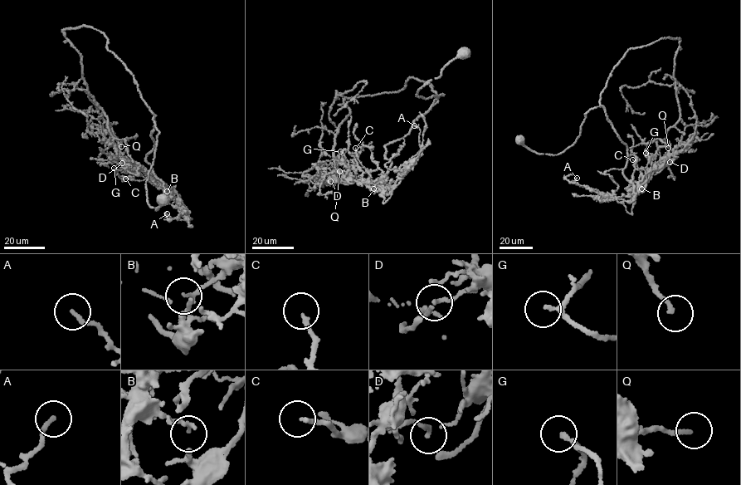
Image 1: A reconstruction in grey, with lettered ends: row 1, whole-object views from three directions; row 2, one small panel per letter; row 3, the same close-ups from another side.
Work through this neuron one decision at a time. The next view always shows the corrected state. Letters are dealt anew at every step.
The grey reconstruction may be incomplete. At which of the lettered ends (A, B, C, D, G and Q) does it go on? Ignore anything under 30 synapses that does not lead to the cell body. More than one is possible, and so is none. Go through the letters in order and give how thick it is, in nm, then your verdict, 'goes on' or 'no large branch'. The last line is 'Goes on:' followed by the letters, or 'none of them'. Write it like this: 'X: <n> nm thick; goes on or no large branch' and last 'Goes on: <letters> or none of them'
A: 170 nm thick; no large branch
B: 90 nm thick; no large branch
C: 160 nm thick; no large branch
D: 110 nm thick; no large branch
G: 140 nm thick; goes on
Q: 170 nm thick; goes on
Goes on: G, Q

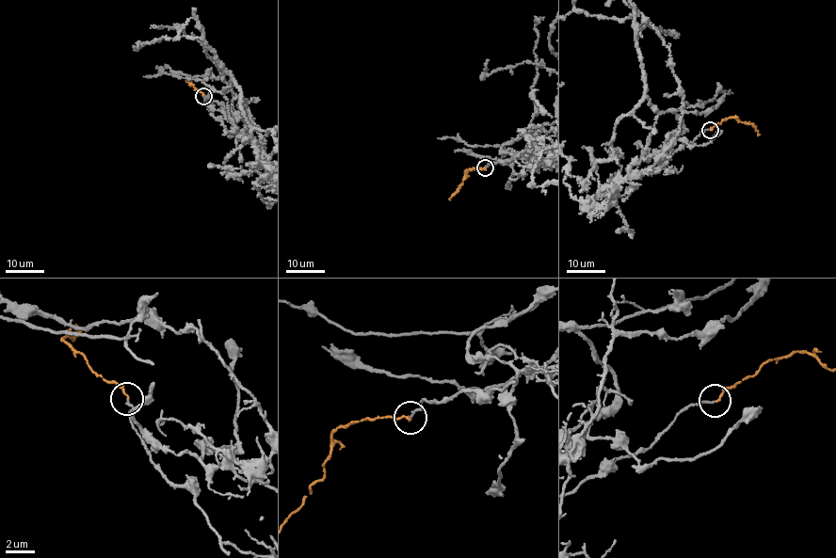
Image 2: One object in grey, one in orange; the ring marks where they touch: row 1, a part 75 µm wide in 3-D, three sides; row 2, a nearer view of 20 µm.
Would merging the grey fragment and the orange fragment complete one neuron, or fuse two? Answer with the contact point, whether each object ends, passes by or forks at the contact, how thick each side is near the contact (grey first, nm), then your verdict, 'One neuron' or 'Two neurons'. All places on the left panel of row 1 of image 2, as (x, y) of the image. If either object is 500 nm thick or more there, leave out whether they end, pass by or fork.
Place: (203, 96). At the ring grey ends. At the ring orange ends. Thickness 150 nm (grey) against 140 nm. One neuron

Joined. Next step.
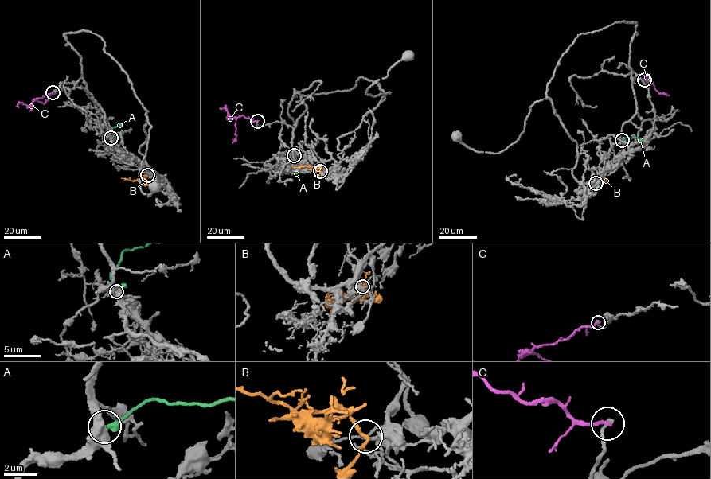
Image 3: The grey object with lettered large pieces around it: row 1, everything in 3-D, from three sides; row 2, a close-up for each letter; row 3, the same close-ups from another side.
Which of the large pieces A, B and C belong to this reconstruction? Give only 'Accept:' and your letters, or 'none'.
Accept: B

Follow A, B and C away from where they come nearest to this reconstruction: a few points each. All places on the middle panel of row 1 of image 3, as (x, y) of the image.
A: (294, 155), (292, 168), (297, 173)
B: (320, 171), (306, 166), (291, 166)
C: (257, 121), (242, 115), (236, 118), (236, 140), (233, 142)

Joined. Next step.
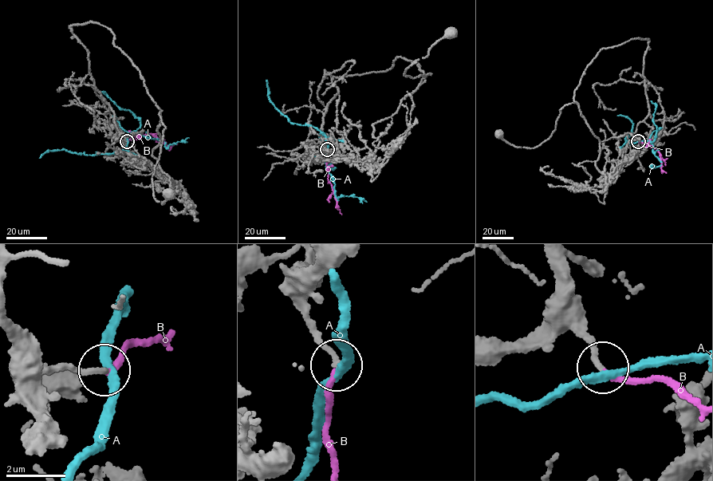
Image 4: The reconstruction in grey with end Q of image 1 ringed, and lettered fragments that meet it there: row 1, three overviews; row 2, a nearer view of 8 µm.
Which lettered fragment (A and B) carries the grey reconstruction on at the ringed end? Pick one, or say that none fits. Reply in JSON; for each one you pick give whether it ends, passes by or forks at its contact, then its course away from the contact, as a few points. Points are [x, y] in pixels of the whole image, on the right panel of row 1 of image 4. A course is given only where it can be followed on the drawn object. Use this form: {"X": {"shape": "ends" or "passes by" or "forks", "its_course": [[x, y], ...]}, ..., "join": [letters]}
{"B": {"shape": "ends", "its_course": [[638, 141], [656, 149], [659, 152], [662, 170], [666, 172]]}, "join": ["B"]}

